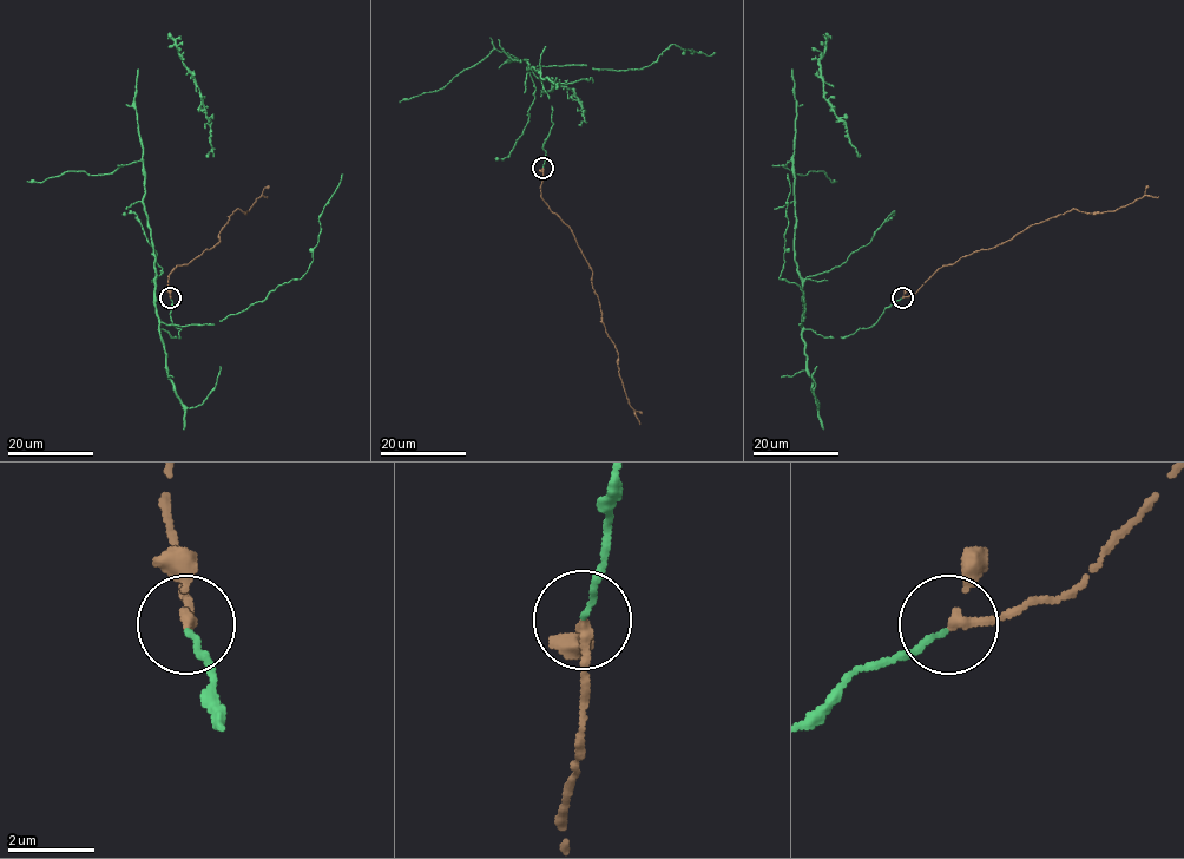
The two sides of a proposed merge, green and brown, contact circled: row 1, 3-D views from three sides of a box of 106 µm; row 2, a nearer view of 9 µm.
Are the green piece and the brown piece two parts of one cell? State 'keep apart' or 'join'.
join

